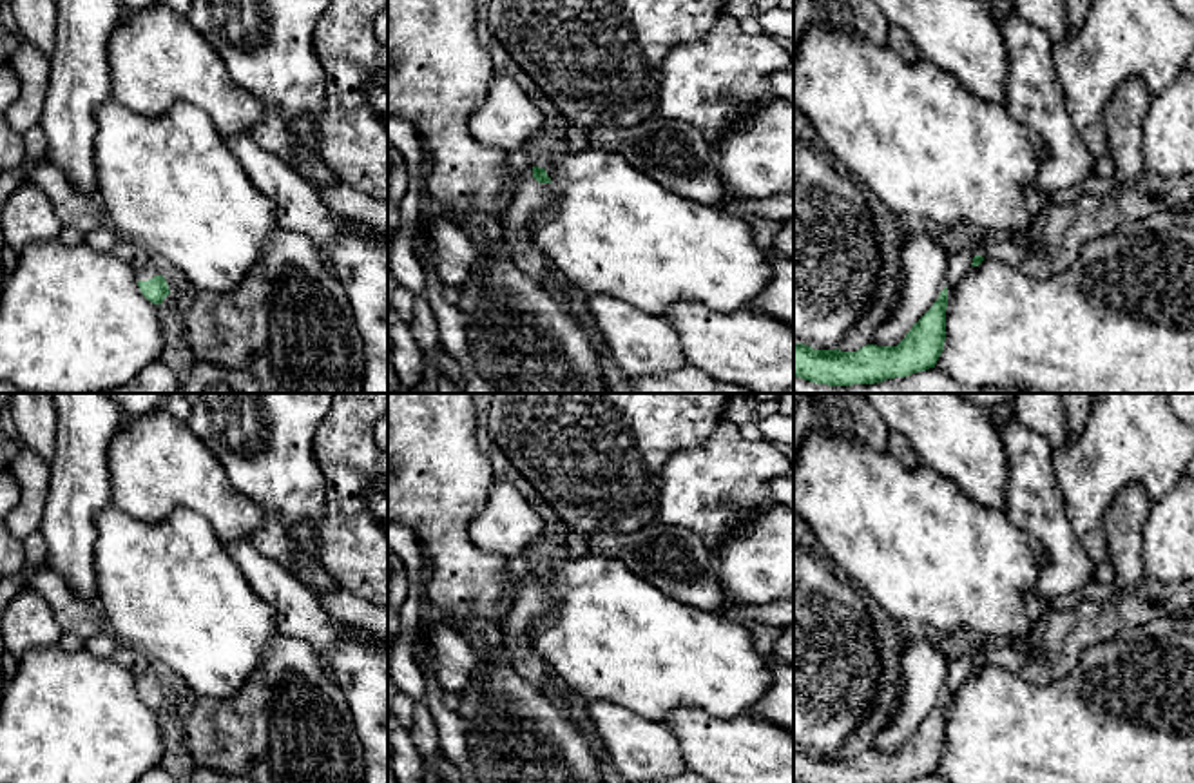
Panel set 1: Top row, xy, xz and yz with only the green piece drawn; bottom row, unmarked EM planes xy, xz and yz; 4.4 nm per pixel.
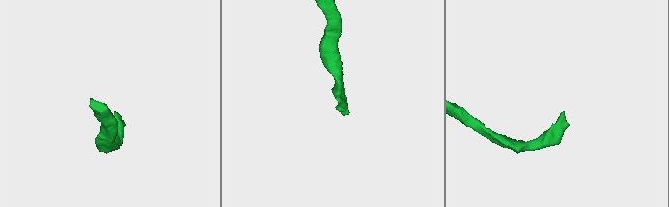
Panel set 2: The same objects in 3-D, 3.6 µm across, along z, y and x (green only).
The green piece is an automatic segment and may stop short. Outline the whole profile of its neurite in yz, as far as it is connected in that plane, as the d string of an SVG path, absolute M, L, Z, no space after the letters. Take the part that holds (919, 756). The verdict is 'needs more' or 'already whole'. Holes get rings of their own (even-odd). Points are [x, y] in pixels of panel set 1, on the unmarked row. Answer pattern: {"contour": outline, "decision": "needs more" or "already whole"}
{"contour": "M948 692L897 752L866 750L857 758L794 750L795 783L908 783L935 774L946 747Z", "decision": "already whole"}

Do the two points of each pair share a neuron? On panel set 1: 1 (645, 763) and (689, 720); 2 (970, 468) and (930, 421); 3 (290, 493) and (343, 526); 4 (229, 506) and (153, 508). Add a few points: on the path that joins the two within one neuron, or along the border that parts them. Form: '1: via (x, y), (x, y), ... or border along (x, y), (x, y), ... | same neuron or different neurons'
1: border along (664, 722), (674, 736), (685, 763) | different neurons
2: via (966, 457), (941, 432) | same neuron
3: border along (323, 472), (323, 515), (316, 522), (319, 555) | different neurons
4: via (211, 497), (171, 497) | same neuron

